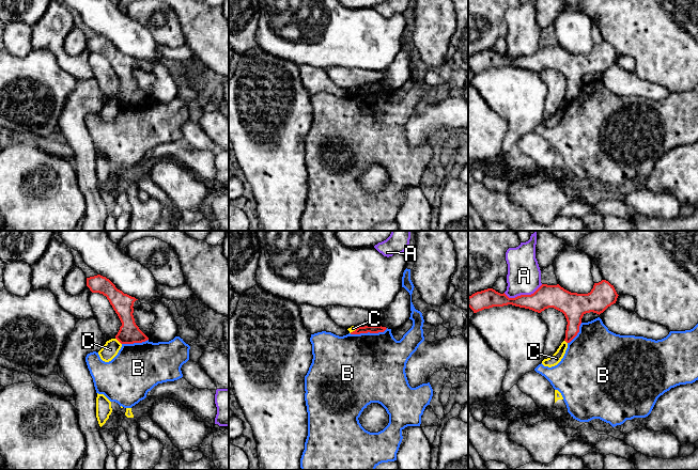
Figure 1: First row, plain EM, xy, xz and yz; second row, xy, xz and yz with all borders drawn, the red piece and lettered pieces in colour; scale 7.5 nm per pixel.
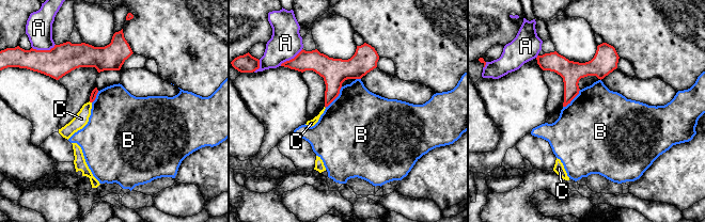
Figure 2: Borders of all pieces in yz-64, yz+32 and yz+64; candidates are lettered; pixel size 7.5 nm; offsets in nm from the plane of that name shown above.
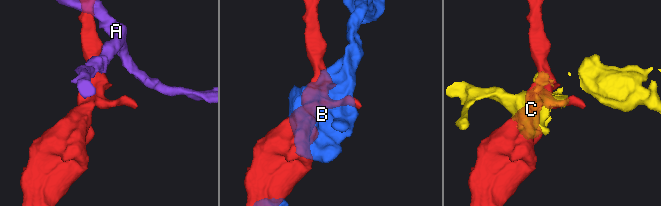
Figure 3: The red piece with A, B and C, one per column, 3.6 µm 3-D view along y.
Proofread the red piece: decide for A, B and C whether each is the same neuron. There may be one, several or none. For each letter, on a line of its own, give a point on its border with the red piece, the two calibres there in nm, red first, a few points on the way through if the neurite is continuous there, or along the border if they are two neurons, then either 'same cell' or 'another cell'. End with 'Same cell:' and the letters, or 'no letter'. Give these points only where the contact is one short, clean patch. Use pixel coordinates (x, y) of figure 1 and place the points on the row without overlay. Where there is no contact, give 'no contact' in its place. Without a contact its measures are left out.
A: contact yz (523, 56); calibres 180 and 260 nm; another cell
B: contact xz (368, 92); calibres 60 and 480 nm; another cell
C: contact xy (118, 100); calibres 160 and 120 nm; border xy (115, 98), (121, 105); another cell
Same cell: no letter

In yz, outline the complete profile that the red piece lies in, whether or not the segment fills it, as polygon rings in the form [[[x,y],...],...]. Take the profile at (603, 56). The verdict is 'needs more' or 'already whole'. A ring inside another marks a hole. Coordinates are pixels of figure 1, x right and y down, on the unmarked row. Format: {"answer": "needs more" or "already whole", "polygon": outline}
{"answer": "already whole", "polygon": [[[602,41],[594,44],[588,54],[571,53],[559,45],[542,45],[531,56],[521,56],[509,59],[505,53],[500,54],[493,49],[477,52],[468,58],[468,67],[477,74],[493,67],[512,65],[519,68],[541,74],[545,69],[554,68],[562,73],[567,79],[567,104],[570,104],[579,93],[581,79],[586,74],[603,74],[608,67],[616,64],[618,54],[608,42]]]}

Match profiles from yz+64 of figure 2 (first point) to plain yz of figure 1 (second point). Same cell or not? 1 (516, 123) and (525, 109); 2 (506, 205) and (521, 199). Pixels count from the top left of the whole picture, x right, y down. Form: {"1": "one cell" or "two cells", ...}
{"1": "one cell", "2": "two cells"}

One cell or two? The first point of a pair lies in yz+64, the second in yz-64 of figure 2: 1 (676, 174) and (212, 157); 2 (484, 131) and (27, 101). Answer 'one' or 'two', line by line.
1: one
2: two

